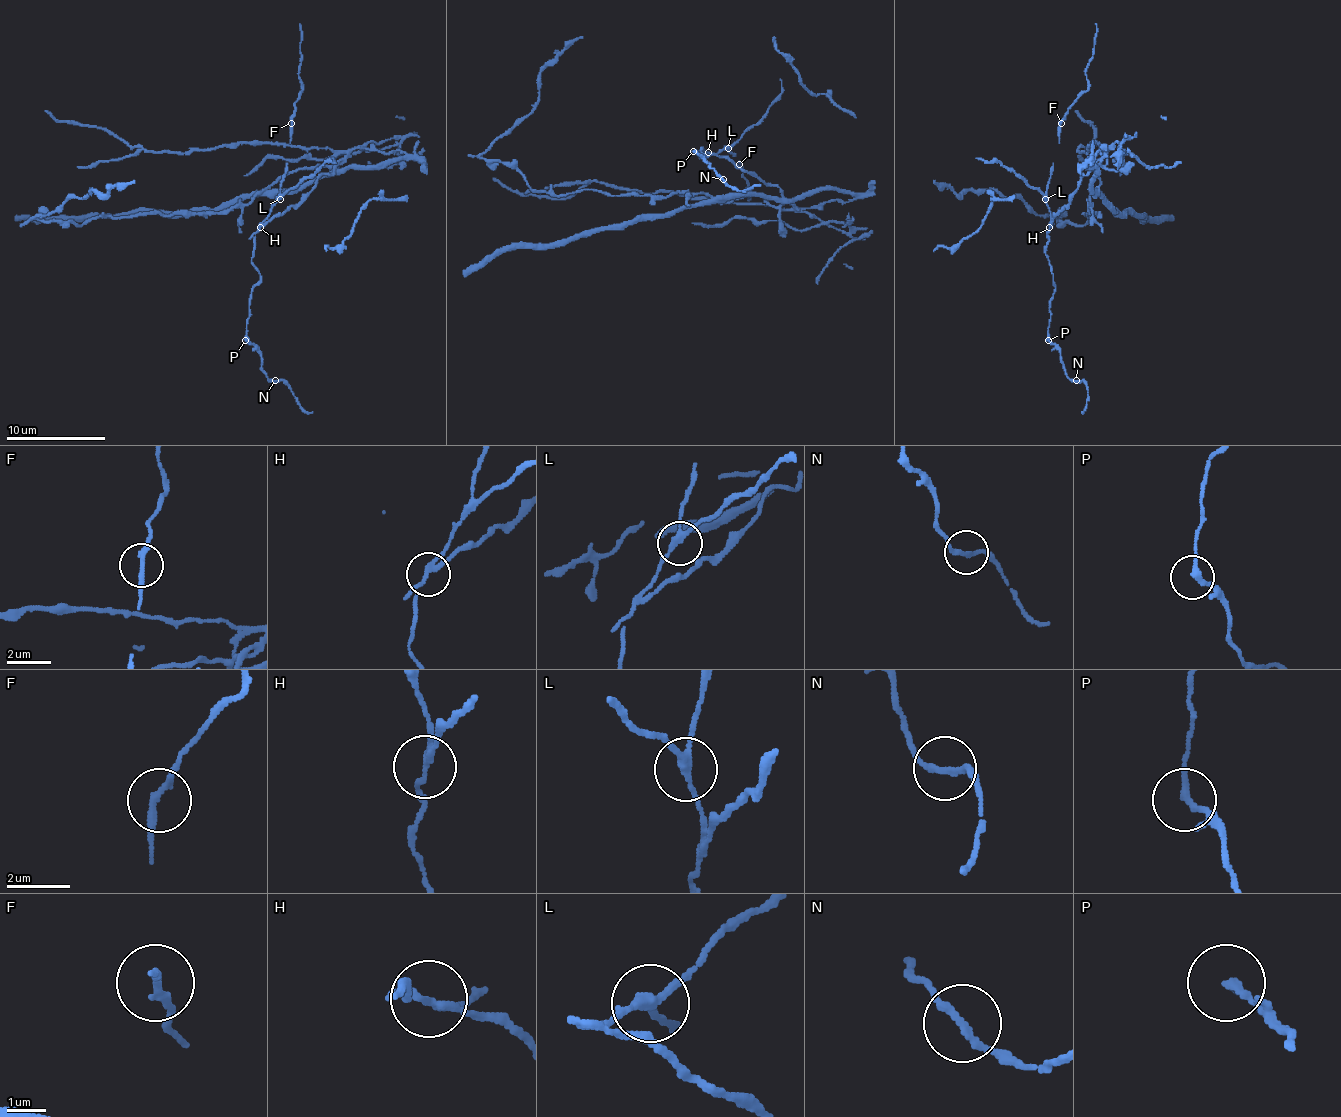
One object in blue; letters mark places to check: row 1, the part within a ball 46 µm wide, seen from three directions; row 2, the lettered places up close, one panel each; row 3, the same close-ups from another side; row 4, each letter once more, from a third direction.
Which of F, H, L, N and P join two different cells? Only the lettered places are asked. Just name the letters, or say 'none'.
H, L

